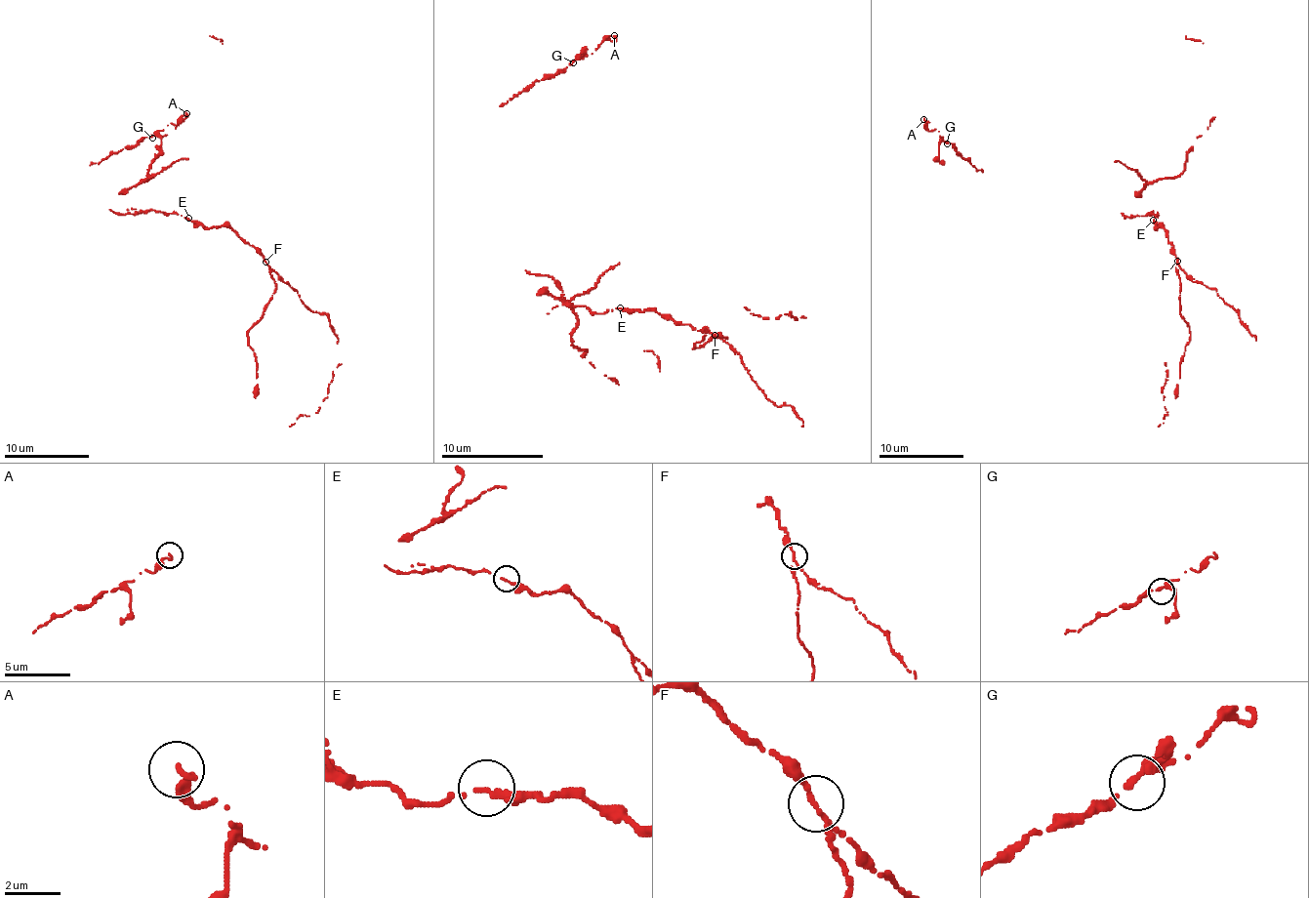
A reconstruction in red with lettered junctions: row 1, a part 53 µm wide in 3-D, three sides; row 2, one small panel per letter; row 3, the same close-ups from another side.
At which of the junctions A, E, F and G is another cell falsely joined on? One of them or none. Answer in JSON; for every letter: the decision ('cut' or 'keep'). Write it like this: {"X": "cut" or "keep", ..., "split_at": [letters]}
{"A": "keep", "E": "keep", "F": "cut", "G": "keep", "split_at": ["F"]}

